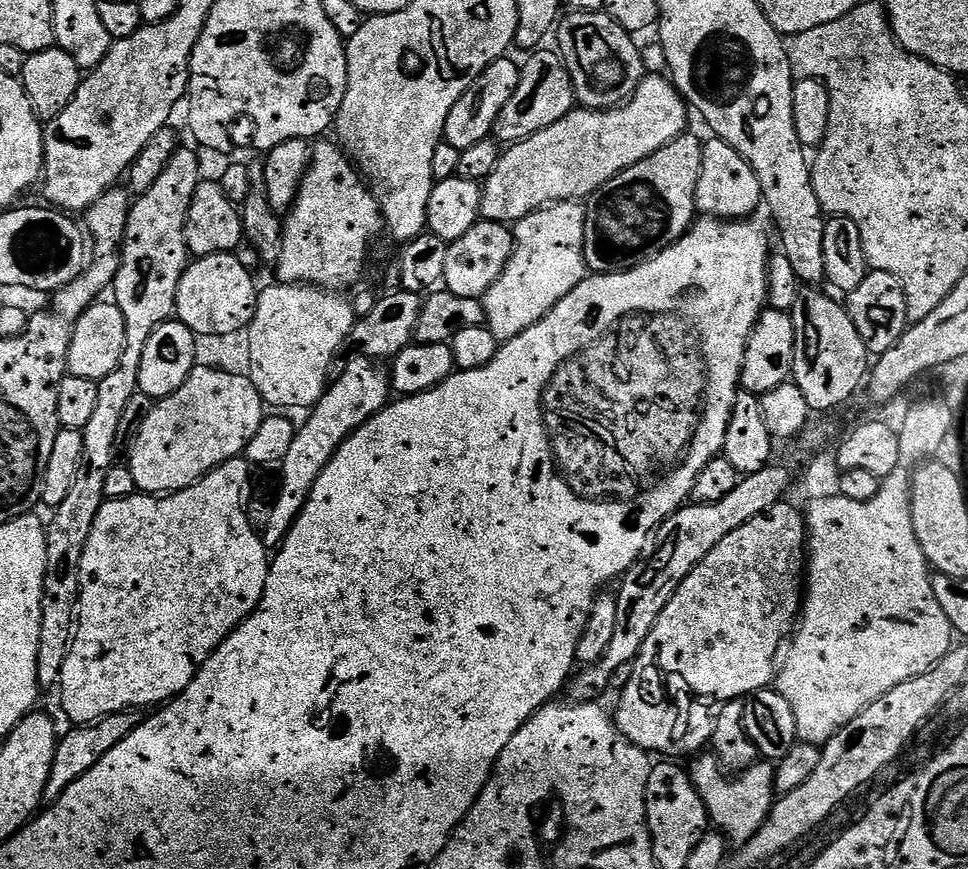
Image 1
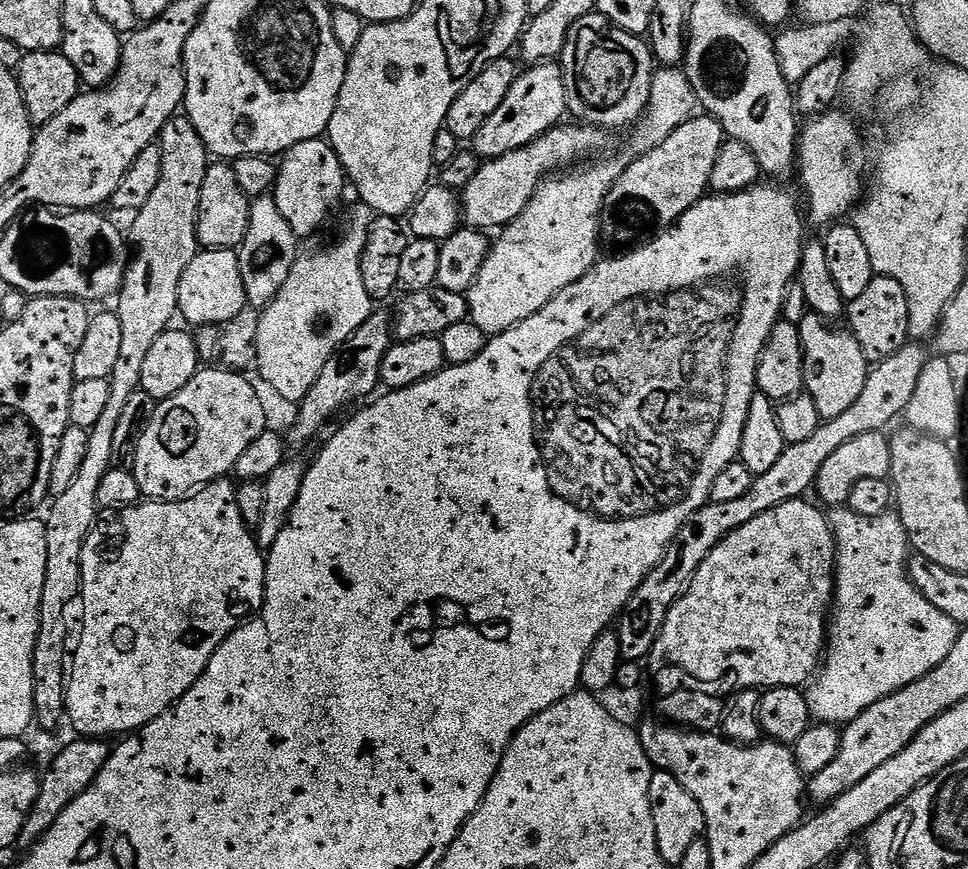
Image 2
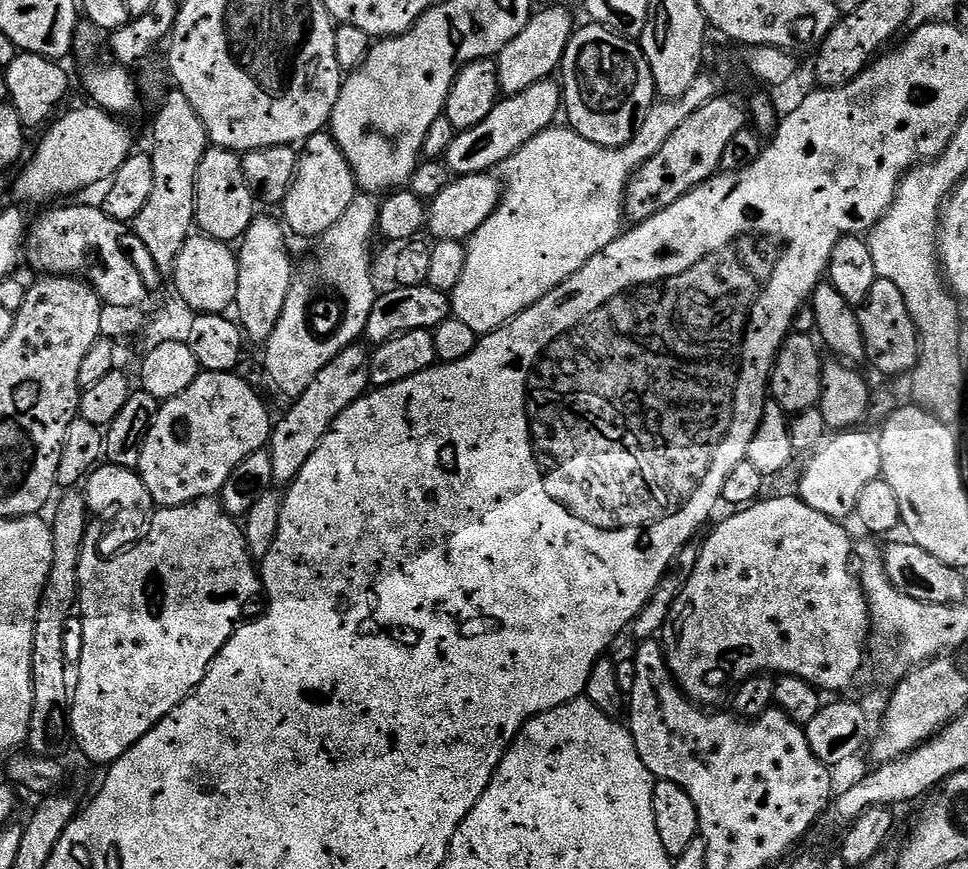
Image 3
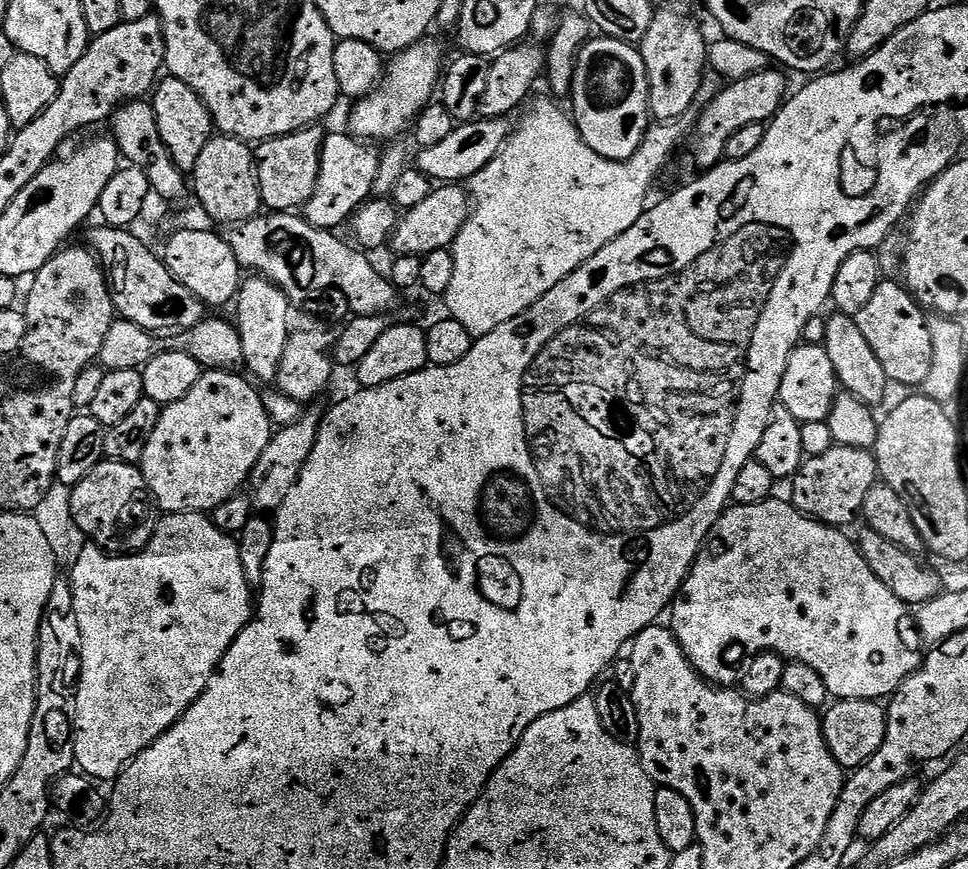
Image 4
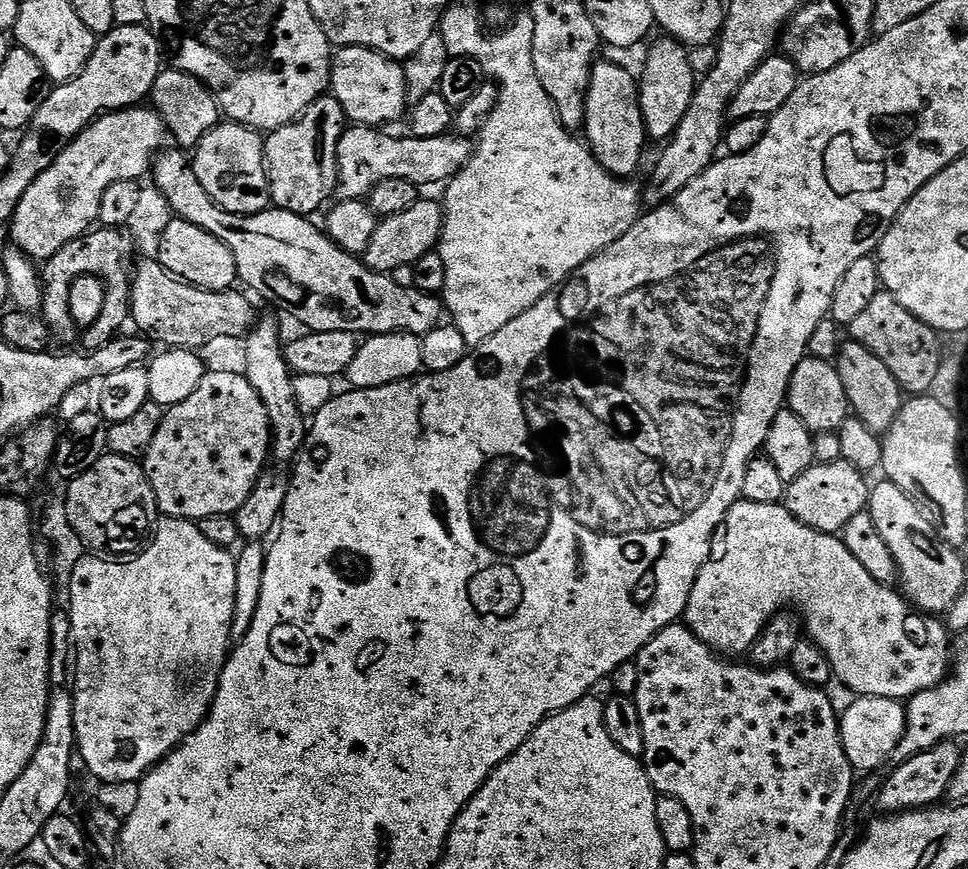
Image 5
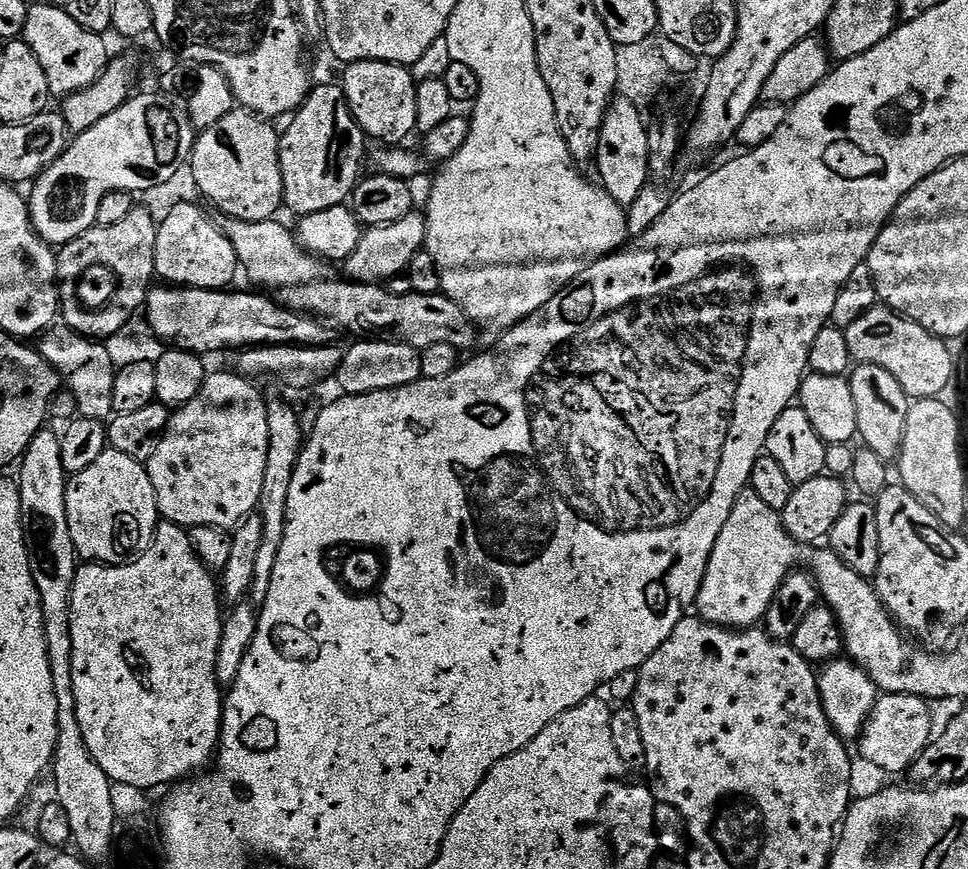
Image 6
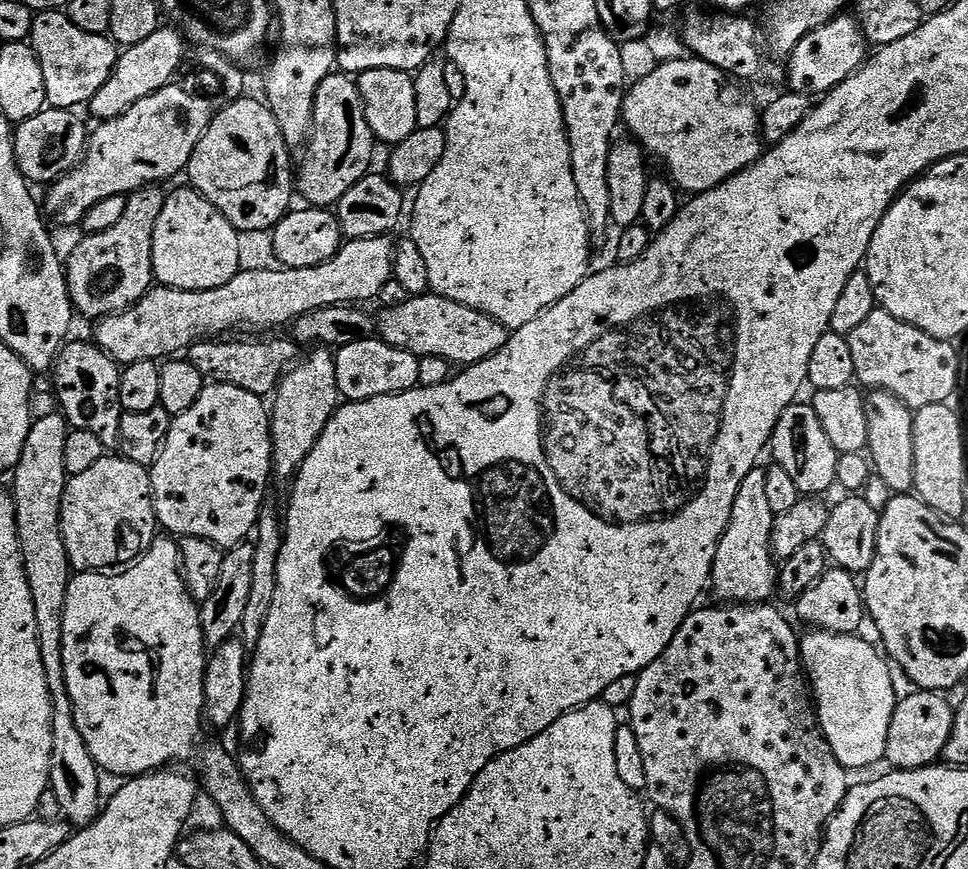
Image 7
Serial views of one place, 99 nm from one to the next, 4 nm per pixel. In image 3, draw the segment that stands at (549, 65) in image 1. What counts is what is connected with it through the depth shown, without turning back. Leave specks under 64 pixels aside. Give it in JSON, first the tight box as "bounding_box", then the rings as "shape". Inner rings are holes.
{"bounding_box":[446,78,562,176],"shape":[[[549,78],[530,86],[530,90],[522,90],[522,94],[504,96],[494,106],[494,110],[490,110],[490,114],[486,114],[486,118],[478,122],[478,126],[457,132],[454,146],[450,146],[446,157],[448,169],[456,176],[491,173],[504,165],[518,150],[522,150],[522,146],[526,146],[530,138],[553,127],[557,123],[556,115],[561,115],[562,112],[562,88],[554,81],[555,79]]]}

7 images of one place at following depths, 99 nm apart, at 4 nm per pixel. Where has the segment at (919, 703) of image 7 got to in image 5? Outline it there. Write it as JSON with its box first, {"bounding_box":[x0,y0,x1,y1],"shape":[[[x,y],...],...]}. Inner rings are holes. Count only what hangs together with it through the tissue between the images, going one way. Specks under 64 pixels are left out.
{"bounding_box":[839,696,908,773],"shape":[[[856,696],[848,709],[839,713],[842,750],[857,773],[872,772],[880,768],[892,755],[900,752],[900,743],[908,728],[905,705],[894,698]]]}

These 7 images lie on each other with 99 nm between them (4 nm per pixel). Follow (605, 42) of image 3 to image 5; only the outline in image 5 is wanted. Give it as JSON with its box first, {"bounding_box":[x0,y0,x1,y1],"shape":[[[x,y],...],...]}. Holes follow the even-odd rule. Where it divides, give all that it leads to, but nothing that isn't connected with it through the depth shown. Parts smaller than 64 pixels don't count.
{"bounding_box":[583,60,646,178],"shape":[[[603,60],[592,65],[592,82],[588,87],[583,131],[588,132],[586,143],[593,156],[611,176],[632,178],[640,168],[646,145],[638,80],[622,65]]]}

